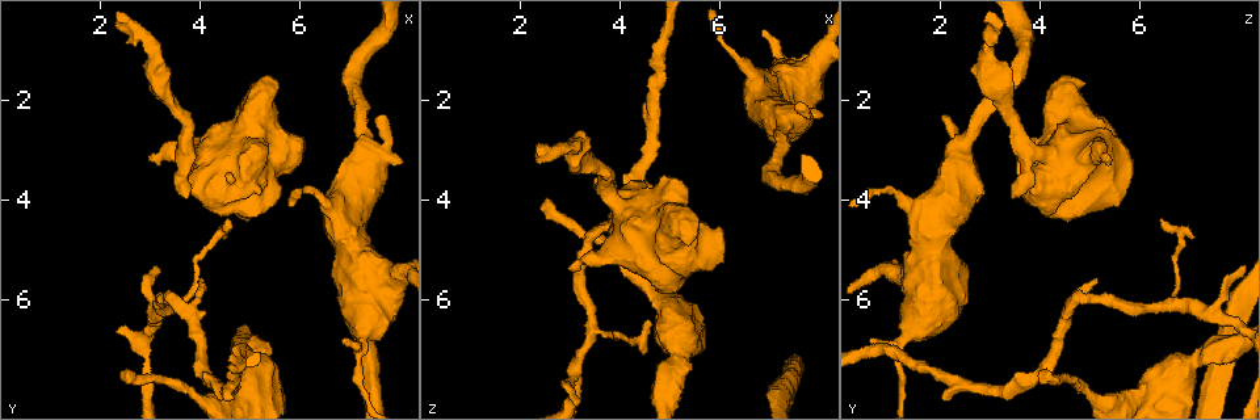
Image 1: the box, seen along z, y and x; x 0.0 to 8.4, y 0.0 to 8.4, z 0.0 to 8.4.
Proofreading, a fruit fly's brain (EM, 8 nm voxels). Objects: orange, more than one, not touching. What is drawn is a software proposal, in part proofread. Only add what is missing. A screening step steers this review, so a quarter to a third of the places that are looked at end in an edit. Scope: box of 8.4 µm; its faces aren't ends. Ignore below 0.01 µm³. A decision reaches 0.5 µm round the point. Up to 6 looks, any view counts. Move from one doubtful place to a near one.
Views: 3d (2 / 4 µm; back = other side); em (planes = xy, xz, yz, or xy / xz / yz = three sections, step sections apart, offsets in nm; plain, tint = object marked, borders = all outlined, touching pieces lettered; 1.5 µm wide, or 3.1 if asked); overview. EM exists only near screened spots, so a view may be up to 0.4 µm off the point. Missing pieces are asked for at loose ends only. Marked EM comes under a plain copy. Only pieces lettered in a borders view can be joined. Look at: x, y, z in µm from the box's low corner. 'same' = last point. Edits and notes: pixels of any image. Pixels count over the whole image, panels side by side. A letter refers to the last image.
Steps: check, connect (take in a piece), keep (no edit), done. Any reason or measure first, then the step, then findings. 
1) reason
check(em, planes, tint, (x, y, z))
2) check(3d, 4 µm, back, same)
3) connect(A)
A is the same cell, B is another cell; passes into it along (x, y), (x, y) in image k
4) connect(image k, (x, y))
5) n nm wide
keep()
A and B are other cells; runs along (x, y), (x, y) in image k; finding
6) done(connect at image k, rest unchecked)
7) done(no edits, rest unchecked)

check(em, planes, borders, (2.50, 7.50, 3.90))

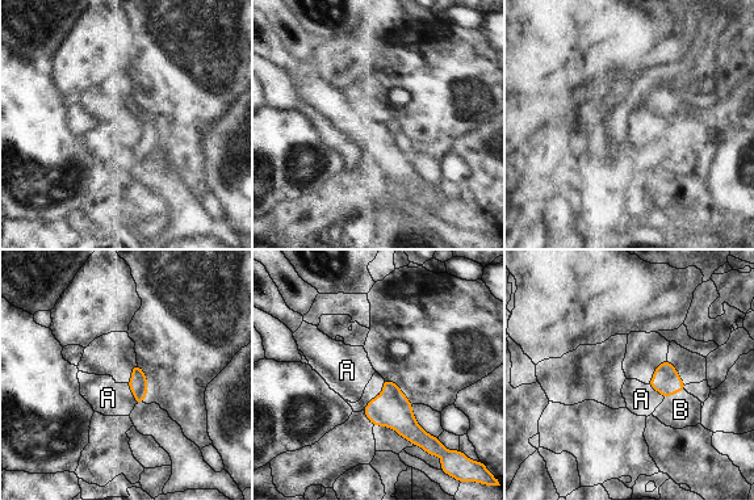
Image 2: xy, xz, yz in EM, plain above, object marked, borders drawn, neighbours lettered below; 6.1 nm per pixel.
connect(A)
A is the same cell, B is another cell; passes into it along (138, 382), (133, 394), (108, 398) in image 2; it goes on there

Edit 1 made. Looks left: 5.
thick end
check(em, yz, step 8, tint, (3.75, 3.95, 3.45))

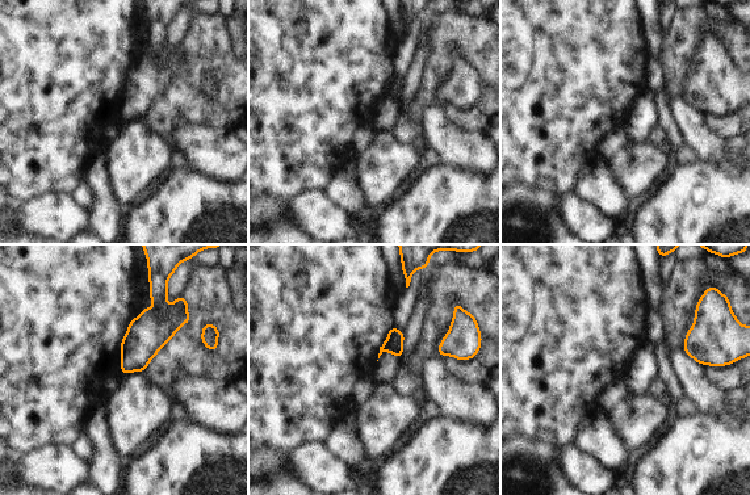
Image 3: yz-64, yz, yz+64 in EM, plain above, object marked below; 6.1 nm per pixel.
check(em, planes, borders, same)

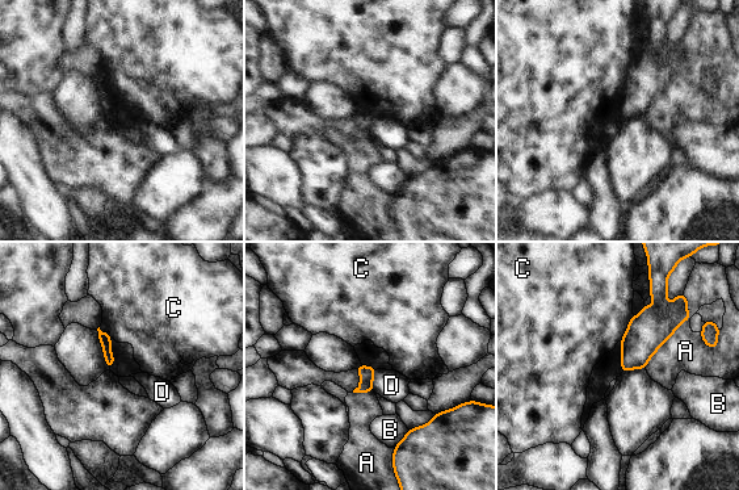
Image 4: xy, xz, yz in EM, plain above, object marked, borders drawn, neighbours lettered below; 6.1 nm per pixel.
keep()
A, B, C and D are other cells; border along (377, 369), (373, 377), (373, 390) in image 4; no lettered piece goes on from it

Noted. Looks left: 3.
check(overview)

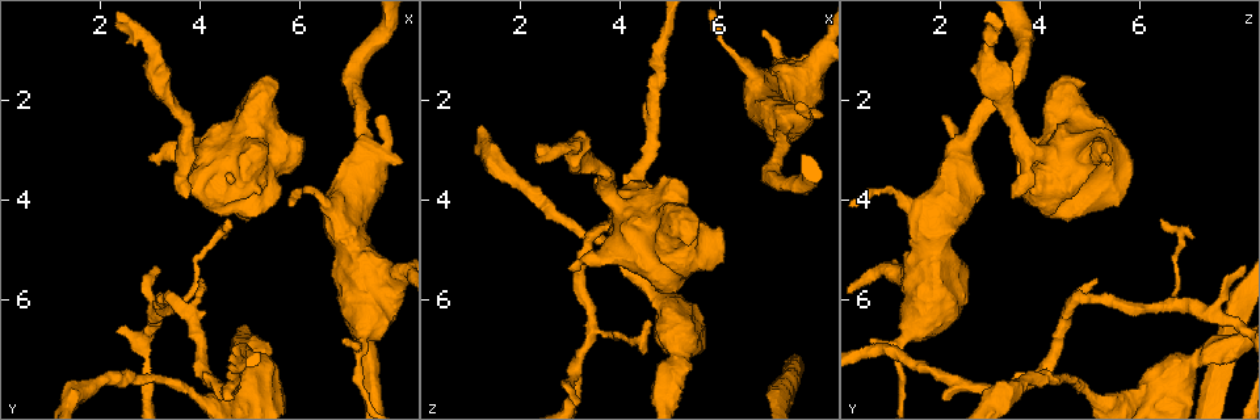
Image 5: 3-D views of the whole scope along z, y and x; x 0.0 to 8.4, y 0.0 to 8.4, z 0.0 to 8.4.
thick end
check(3d, 4 µm, (5.35, 1.60, 4.85))

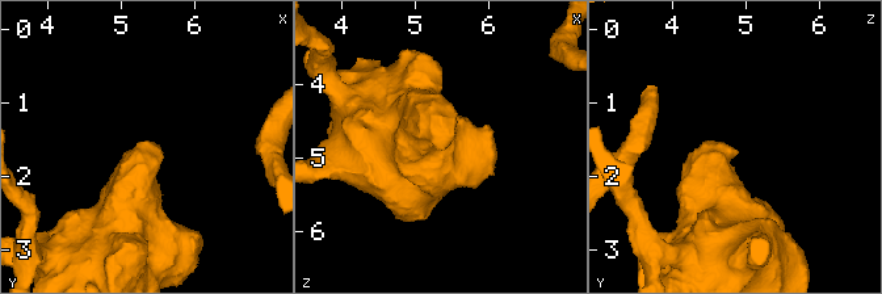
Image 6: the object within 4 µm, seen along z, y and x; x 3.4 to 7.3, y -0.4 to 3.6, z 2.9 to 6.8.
now the EM
check(em, planes, borders, (5.40, 1.65, 4.90))

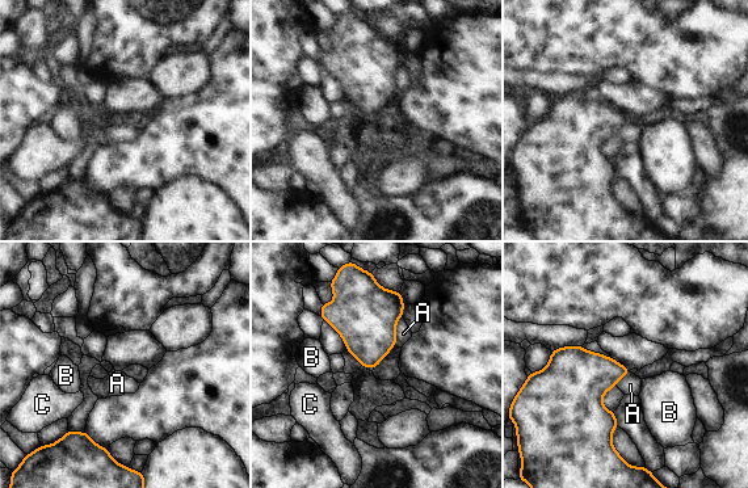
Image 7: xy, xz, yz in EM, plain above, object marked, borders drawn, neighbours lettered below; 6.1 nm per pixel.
keep()
A, B and C are other cells; border along (402, 315), (393, 346) in image 7; none of them fits

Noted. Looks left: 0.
done(connect at image 2, rest unchecked)

